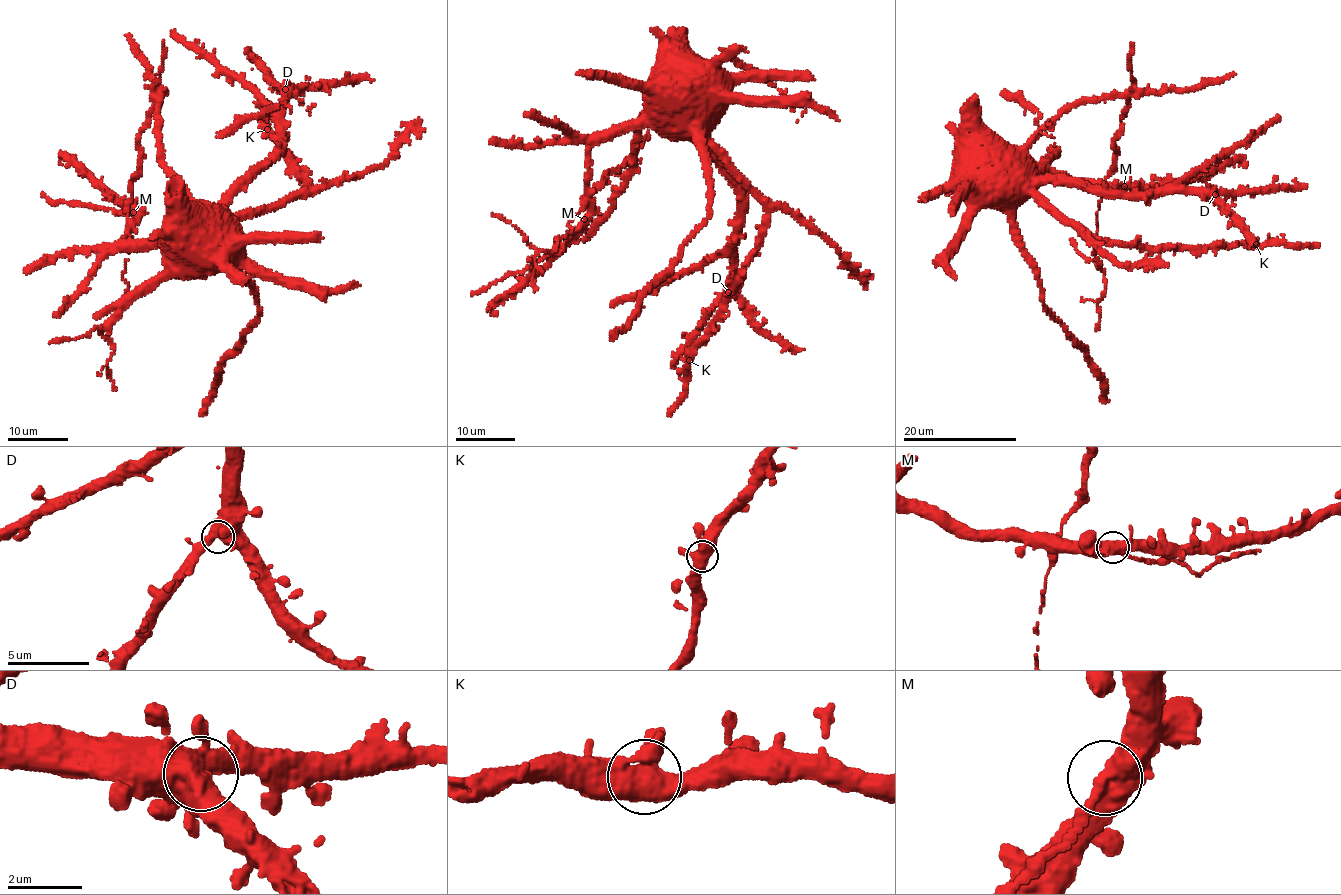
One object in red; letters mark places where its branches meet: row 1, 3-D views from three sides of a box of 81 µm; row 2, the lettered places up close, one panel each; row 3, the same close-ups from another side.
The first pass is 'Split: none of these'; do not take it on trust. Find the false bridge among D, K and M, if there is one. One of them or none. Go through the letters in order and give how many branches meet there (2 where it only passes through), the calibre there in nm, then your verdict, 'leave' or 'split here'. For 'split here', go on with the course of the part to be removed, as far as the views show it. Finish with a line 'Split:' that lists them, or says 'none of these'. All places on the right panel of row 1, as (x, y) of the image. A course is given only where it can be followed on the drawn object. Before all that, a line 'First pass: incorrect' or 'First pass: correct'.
First pass: incorrect
D: branches 4; calibre 440 nm; leave
K: branches 4; calibre 400 nm; leave
M: branches 4; calibre 480 nm; split here; course (1124, 185), (1154, 195), (1160, 189), (1181, 186), (1187, 180), (1203, 180), (1214, 171)
Split: M

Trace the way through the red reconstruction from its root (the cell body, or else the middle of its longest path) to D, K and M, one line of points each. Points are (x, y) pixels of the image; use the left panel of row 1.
D: (185, 216), (184, 222), (202, 225), (210, 203), (222, 210), (247, 175), (275, 155), (285, 89)
K: (185, 216), (202, 223), (208, 208), (233, 218), (305, 193), (309, 179), (299, 179), (285, 142), (267, 129)
M: (185, 216), (189, 220), (166, 227), (166, 235), (159, 239), (123, 242), (137, 212), (133, 212)

